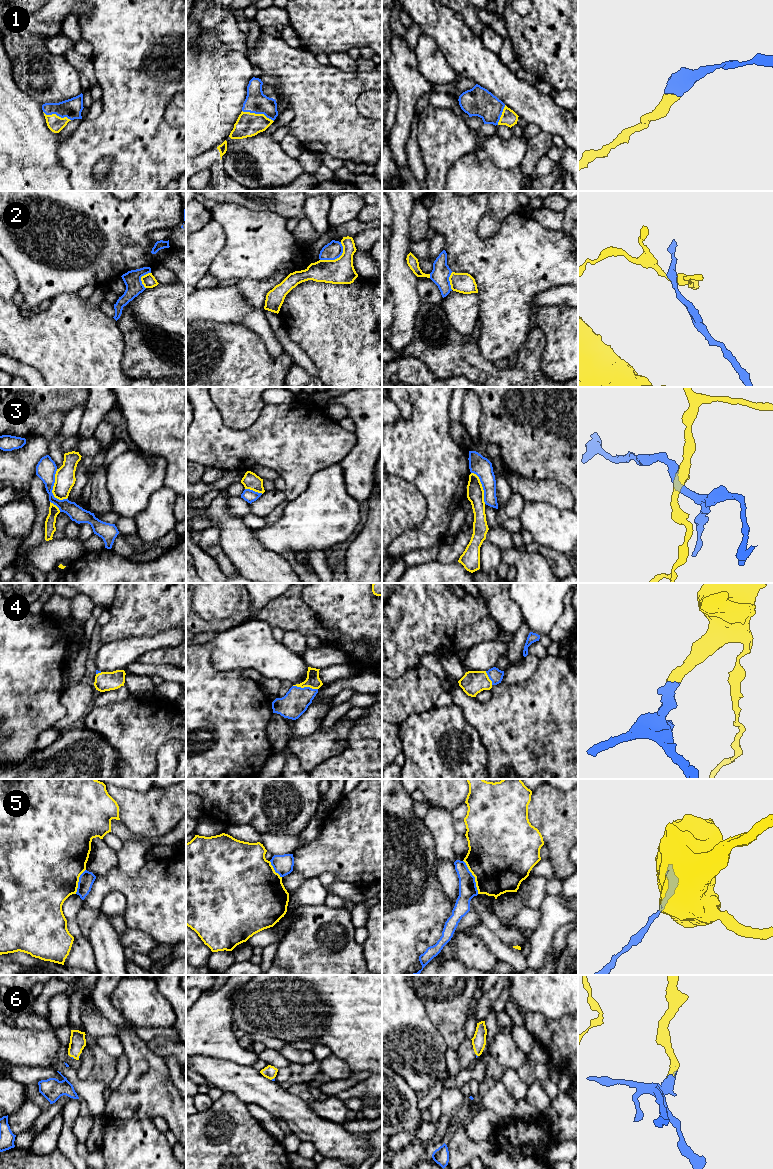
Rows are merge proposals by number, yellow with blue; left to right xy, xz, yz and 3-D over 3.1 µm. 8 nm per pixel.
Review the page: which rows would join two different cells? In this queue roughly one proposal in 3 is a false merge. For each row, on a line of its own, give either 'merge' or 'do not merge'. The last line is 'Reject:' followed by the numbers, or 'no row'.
1: merge
2: do not merge
3: do not merge
4: merge
5: merge
6: merge
Reject: 2, 3

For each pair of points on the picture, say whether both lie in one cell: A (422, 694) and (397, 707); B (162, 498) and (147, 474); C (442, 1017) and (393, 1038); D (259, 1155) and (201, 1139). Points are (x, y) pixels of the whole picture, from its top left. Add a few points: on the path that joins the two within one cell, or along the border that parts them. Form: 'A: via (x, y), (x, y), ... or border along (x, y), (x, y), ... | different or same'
A: via (416, 694), (410, 694), (403, 701) | same
B: border along (163, 485), (152, 494), (148, 504), (143, 509) | different
C: border along (421, 1000), (429, 1019), (445, 1041) | different
D: via (245, 1155), (217, 1155), (215, 1153) | same

